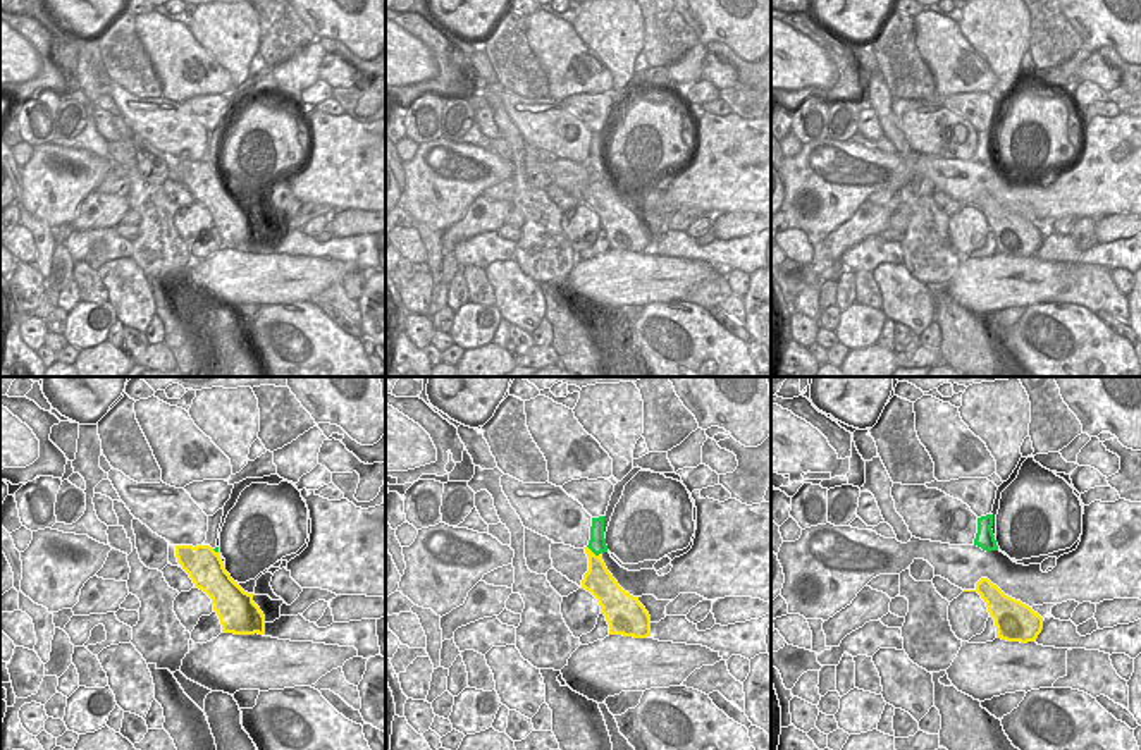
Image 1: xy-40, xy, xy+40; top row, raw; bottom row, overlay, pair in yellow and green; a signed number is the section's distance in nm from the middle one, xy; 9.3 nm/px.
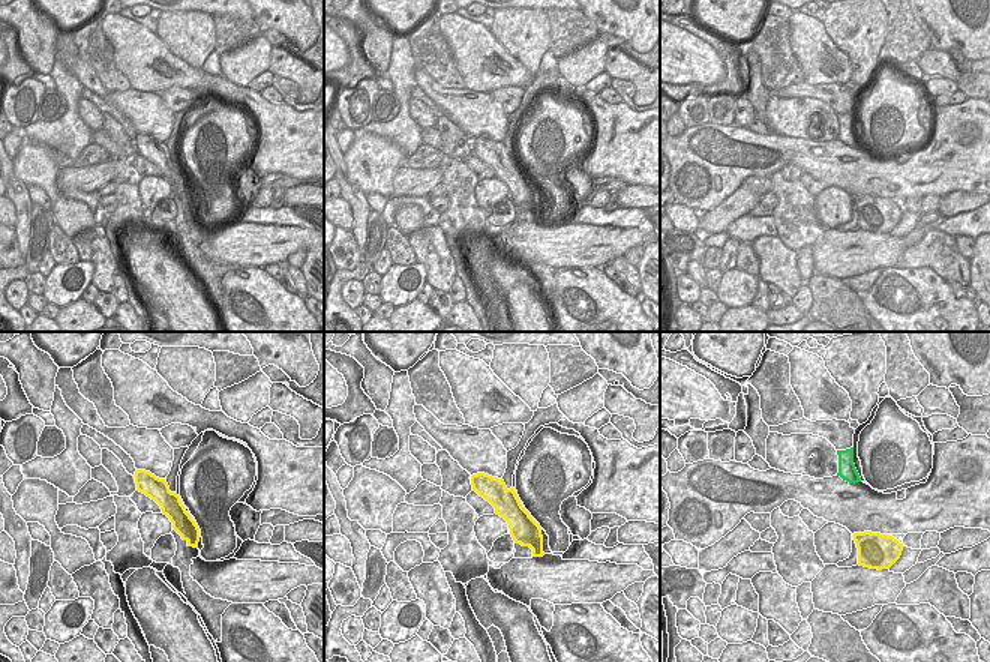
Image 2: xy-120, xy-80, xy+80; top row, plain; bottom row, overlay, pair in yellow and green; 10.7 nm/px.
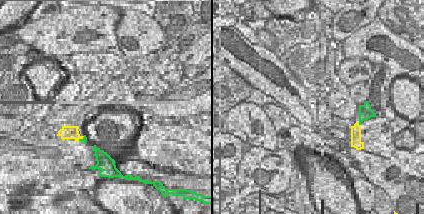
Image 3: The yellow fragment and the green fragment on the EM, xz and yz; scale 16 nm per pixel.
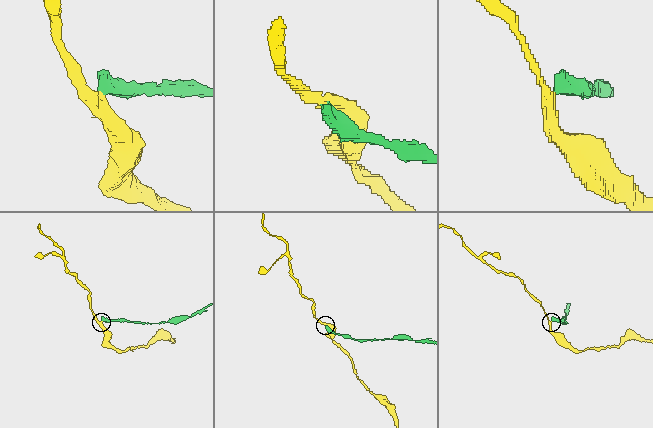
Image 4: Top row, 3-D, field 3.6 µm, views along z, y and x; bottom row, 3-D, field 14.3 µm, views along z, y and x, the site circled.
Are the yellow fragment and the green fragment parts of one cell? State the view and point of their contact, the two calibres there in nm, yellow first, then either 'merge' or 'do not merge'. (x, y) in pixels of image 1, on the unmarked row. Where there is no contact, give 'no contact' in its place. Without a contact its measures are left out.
meets yellow in xy at (592, 167); 240 nm thick on the yellow side, 160 nm on the other; do not merge

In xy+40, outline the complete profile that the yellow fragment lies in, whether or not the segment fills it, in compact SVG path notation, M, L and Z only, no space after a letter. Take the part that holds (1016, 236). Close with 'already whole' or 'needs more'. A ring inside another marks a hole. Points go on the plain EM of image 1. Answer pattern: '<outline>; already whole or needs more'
M981 193L976 198L974 205L964 205L964 206L978 206L981 213L986 217L990 231L995 234L996 241L996 253L1007 255L1007 256L1034 256L1038 249L1043 244L1043 232L1034 227L1029 220L1022 218L1021 215L1015 215L1008 210L1005 210L996 200L993 200L988 193Z; already whole

